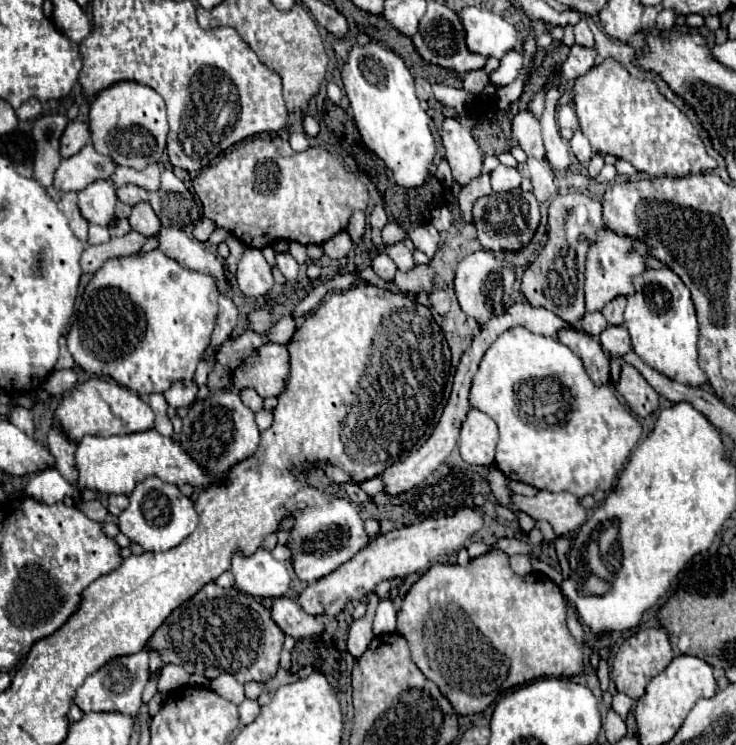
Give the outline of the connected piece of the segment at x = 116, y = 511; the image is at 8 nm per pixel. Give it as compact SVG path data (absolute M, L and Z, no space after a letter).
M110 495L110 499L108 499L108 513L112 517L118 517L126 507L128 507L128 497L126 495Z

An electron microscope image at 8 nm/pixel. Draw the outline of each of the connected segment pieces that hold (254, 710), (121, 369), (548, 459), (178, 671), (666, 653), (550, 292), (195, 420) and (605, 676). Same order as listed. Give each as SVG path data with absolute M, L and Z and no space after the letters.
M244 699L244 701L238 705L238 709L240 709L240 721L242 721L244 725L248 725L248 723L252 723L252 721L258 717L260 705L258 705L256 701L252 701L252 699Z
M160 249L108 259L92 275L82 293L82 303L68 331L68 349L74 361L90 375L112 377L140 397L166 393L172 383L194 377L196 365L210 347L210 337L218 321L218 297L220 291L210 275L180 267L176 259L164 255Z
M524 327L504 331L486 351L472 379L470 405L490 415L500 429L496 467L510 479L528 483L540 491L570 491L576 497L592 495L596 489L610 491L630 451L642 437L642 425L632 411L618 401L614 387L594 385L582 359L552 337L534 335Z
M164 665L158 681L158 693L166 695L178 687L184 687L190 683L190 673L184 671L180 665Z
M658 627L658 629L642 629L638 633L634 633L632 637L628 637L624 641L624 645L620 647L620 651L616 653L614 659L614 671L612 671L612 679L616 683L616 689L624 695L628 695L630 699L638 701L644 691L646 685L650 683L652 677L656 677L660 671L664 671L664 667L668 667L668 663L674 659L674 651L668 639L668 633Z
M584 193L558 195L548 207L548 241L542 251L536 255L522 277L520 293L526 303L532 307L544 307L554 315L560 315L568 325L576 325L584 311L584 269L586 269L586 251L596 239L596 231L604 227L602 205L600 201Z
M222 389L202 401L196 401L188 409L178 441L206 471L220 475L256 451L260 431L254 421L254 411L242 403L240 395Z
M600 658L597 675L600 681L600 688L603 692L608 690L610 684L609 668L606 660Z

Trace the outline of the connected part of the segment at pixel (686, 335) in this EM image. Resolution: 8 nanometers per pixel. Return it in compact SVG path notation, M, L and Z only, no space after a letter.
M646 271L644 275L634 279L636 293L628 297L624 325L632 337L632 349L648 367L668 375L668 379L680 379L680 383L692 383L692 387L700 387L700 383L708 383L708 377L698 365L698 321L696 309L690 299L688 287L682 279L670 271Z

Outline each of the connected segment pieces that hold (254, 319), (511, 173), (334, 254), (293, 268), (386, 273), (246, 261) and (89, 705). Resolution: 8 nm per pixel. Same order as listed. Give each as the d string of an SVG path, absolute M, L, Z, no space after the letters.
M252 311L250 313L250 329L256 333L266 333L272 327L272 317L264 311Z
M500 165L492 171L492 189L494 191L512 191L520 187L520 173L518 169Z
M340 231L340 235L334 235L332 239L328 239L328 243L322 243L322 249L330 259L342 259L350 253L352 239L346 231Z
M278 253L276 255L276 263L278 263L278 269L282 271L282 275L288 281L296 281L296 277L298 277L298 263L296 263L296 259L290 253Z
M378 253L376 259L372 261L372 269L386 281L392 281L394 279L394 273L398 271L396 269L396 263L392 259L388 259L386 253Z
M246 249L236 273L236 283L246 297L264 297L274 287L272 267L260 249Z
M140 651L134 655L122 655L110 659L100 671L92 673L82 687L76 689L72 699L84 713L88 711L104 711L104 713L124 713L136 717L142 707L142 691L150 679L150 665L148 665L148 651Z

